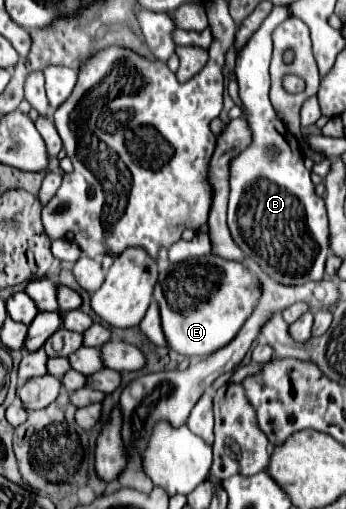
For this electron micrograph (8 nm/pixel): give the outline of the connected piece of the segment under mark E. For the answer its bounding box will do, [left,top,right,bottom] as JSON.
[154,255,260,357]

